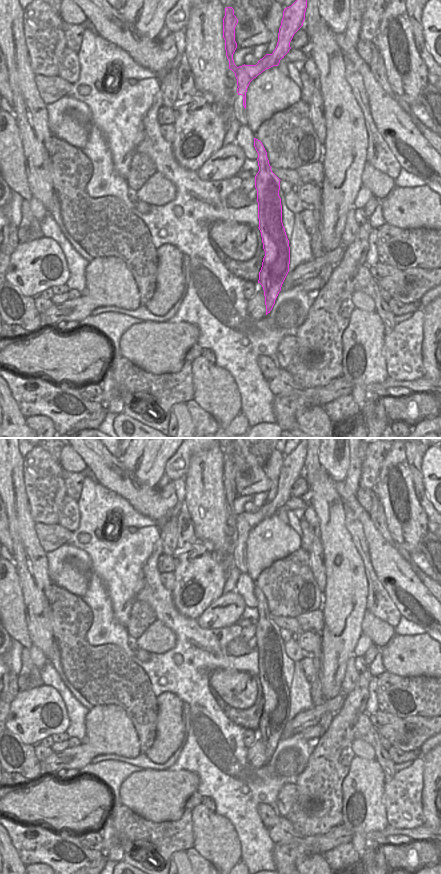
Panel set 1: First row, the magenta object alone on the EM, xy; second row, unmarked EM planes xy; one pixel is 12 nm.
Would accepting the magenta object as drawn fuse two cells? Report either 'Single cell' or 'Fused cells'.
Fused cells

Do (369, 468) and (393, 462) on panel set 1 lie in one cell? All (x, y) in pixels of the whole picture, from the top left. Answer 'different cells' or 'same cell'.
different cells

